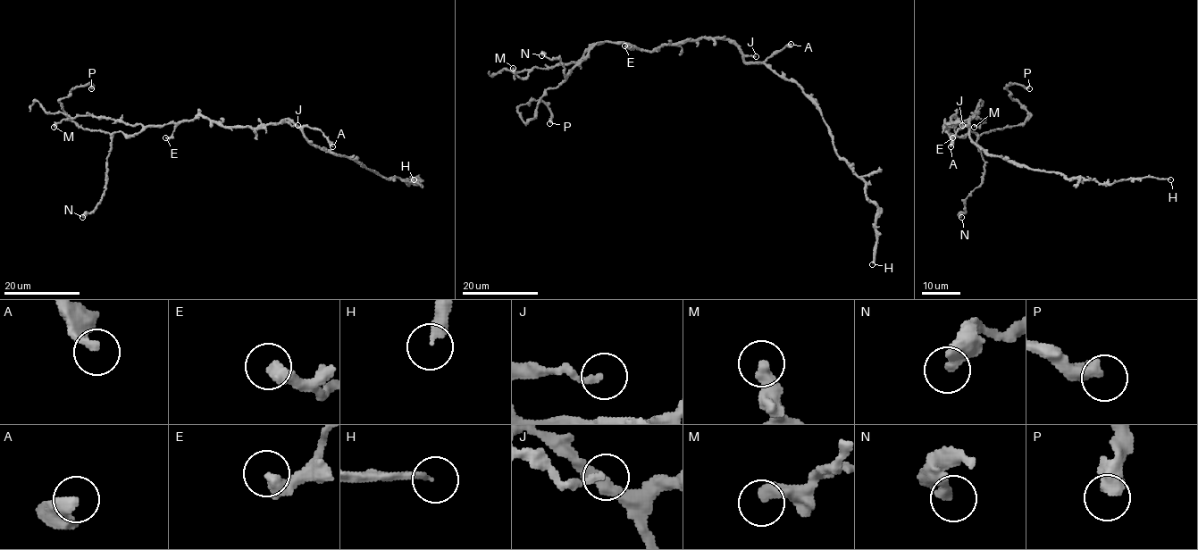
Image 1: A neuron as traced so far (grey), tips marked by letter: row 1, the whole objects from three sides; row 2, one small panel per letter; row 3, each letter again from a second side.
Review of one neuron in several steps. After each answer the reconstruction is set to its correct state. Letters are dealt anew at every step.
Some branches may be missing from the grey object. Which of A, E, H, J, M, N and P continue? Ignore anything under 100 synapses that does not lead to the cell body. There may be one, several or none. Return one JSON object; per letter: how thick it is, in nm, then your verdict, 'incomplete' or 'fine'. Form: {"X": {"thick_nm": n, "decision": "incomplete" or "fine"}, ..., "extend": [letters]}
{"A": {"thick_nm": 340, "decision": "fine"}, "E": {"thick_nm": 440, "decision": "fine"}, "H": {"thick_nm": 200, "decision": "incomplete"}, "J": {"thick_nm": 140, "decision": "fine"}, "M": {"thick_nm": 440, "decision": "fine"}, "N": {"thick_nm": 400, "decision": "fine"}, "P": {"thick_nm": 360, "decision": "fine"}, "extend": ["H"]}

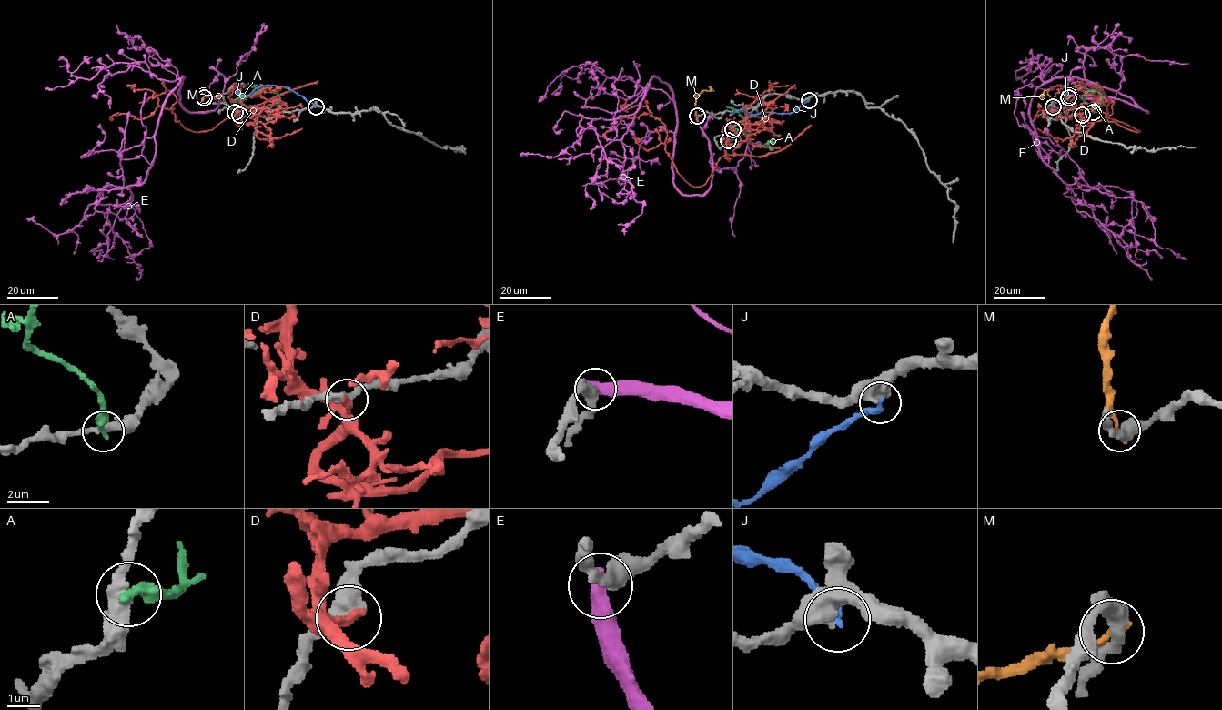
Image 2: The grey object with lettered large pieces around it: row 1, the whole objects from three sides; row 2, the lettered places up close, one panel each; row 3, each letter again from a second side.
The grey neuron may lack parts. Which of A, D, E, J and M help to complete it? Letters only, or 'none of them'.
none of them

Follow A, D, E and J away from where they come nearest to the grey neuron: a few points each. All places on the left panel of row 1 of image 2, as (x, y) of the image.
A: (234, 112), (247, 96), (267, 88), (276, 92), (280, 98), (276, 105), (281, 109)
D: (240, 115), (238, 126), (231, 117), (202, 132), (176, 122), (174, 108), (112, 120)
E: (204, 96), (218, 106), (190, 112), (183, 76), (174, 89), (107, 235), (96, 203), (62, 234), (26, 218)
J: (315, 106), (287, 87), (259, 86), (245, 96), (236, 91)

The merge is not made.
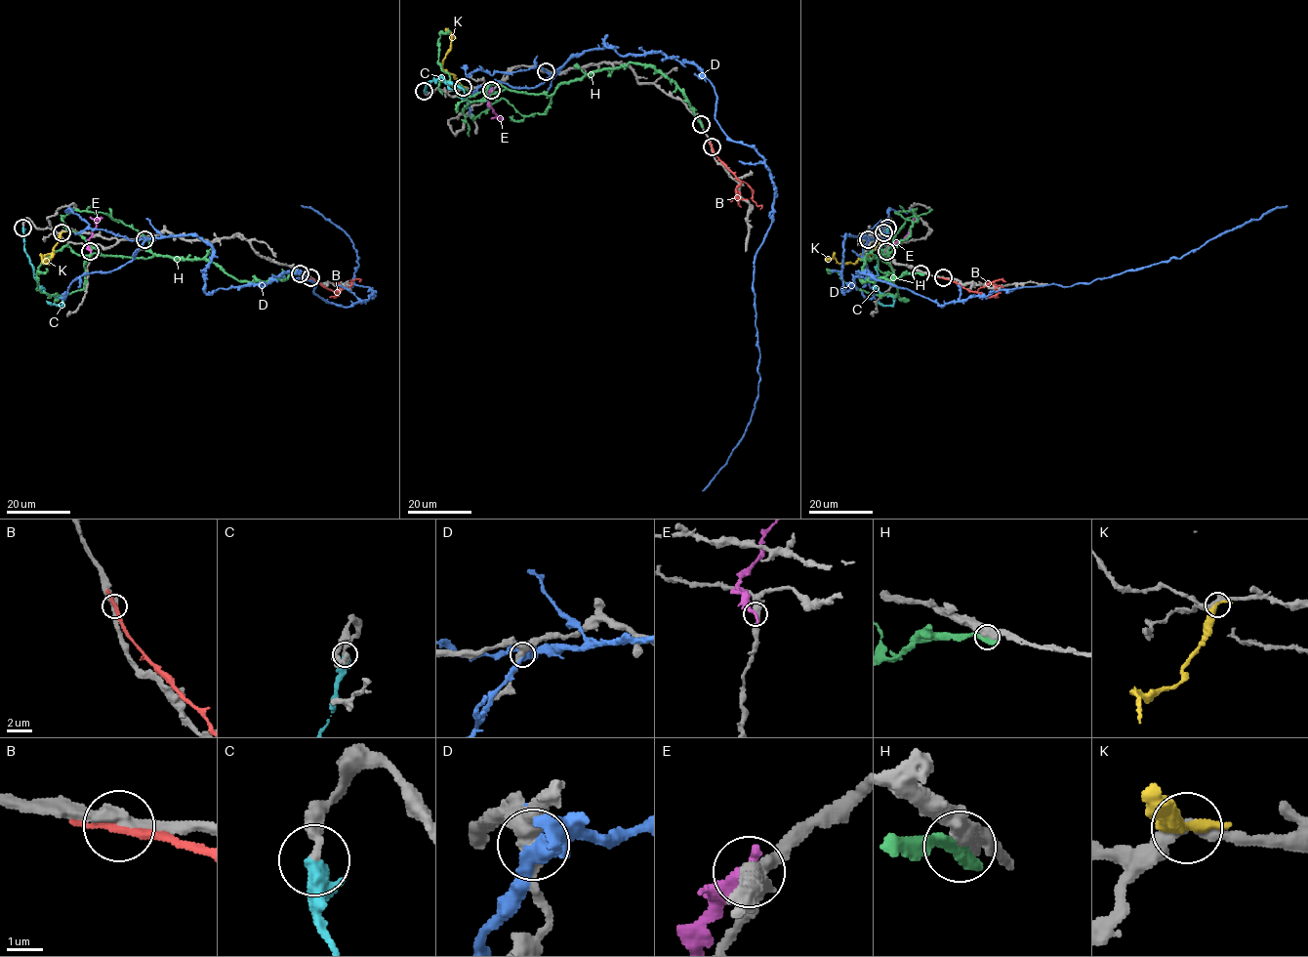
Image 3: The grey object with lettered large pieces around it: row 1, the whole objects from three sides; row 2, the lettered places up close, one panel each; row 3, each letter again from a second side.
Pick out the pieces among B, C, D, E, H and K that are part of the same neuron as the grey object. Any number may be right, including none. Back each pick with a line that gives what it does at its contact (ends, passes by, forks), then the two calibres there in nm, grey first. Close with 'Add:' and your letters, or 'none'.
C: it ends there; 280 nm thick on the grey side, 600 nm on the other
Add: C

